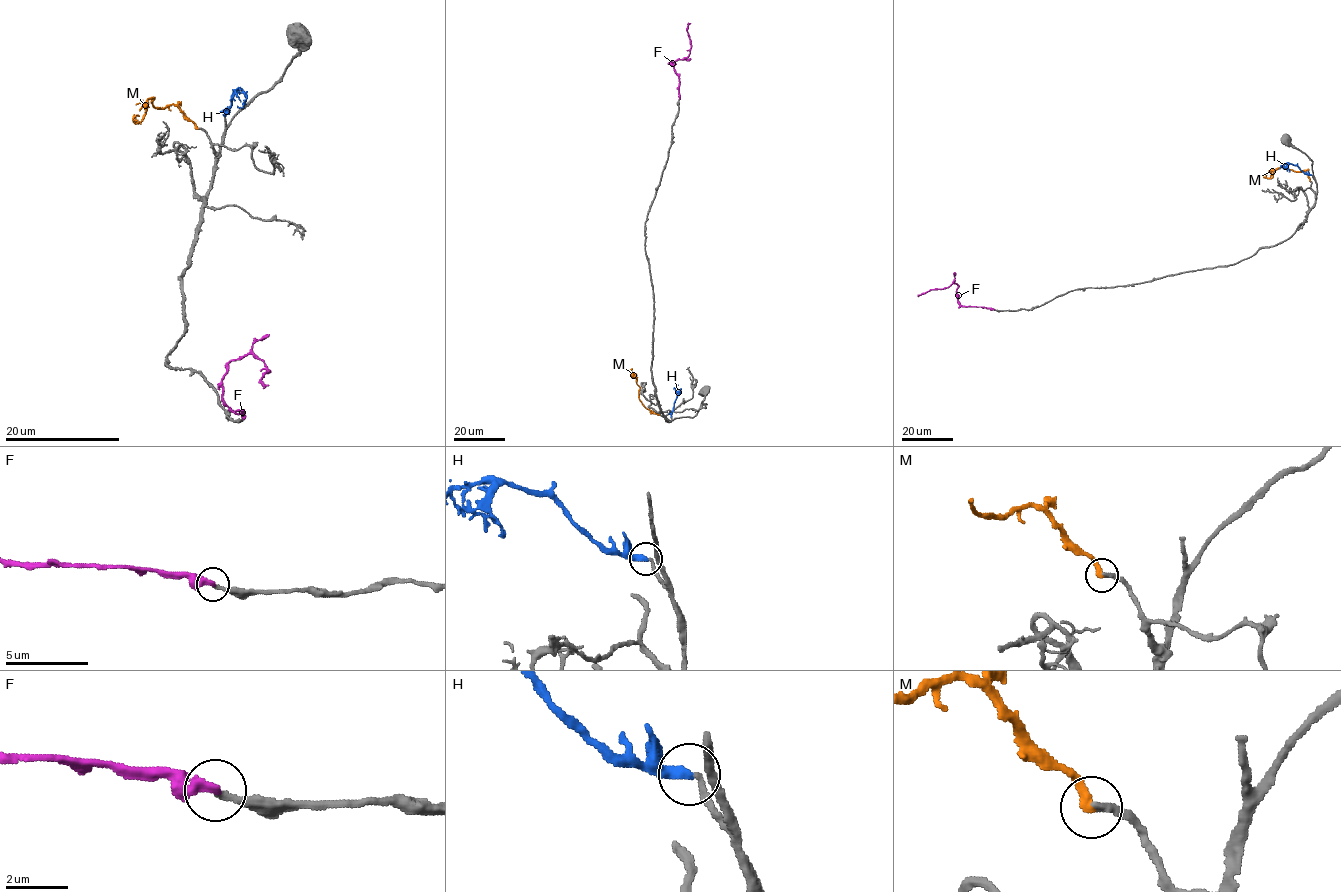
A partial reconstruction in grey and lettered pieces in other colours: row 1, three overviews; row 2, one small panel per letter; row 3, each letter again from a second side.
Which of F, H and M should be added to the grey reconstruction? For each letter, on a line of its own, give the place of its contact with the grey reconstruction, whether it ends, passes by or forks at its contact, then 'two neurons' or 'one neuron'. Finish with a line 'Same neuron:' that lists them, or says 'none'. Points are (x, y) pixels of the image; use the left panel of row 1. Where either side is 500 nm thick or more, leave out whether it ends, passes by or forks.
F: meets grey at (243, 418); it ends there; two neurons
H: meets grey at (225, 115); it ends there; one neuron
M: meets grey at (197, 128); it ends there; one neuron
Same neuron: H, M

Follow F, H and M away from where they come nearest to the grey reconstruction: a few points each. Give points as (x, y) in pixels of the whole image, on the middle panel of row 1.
F: (679, 99), (679, 76), (670, 61), (684, 59), (690, 54), (688, 23)
H: (671, 416), (678, 384)
M: (658, 414), (647, 409), (640, 400), (632, 368)

